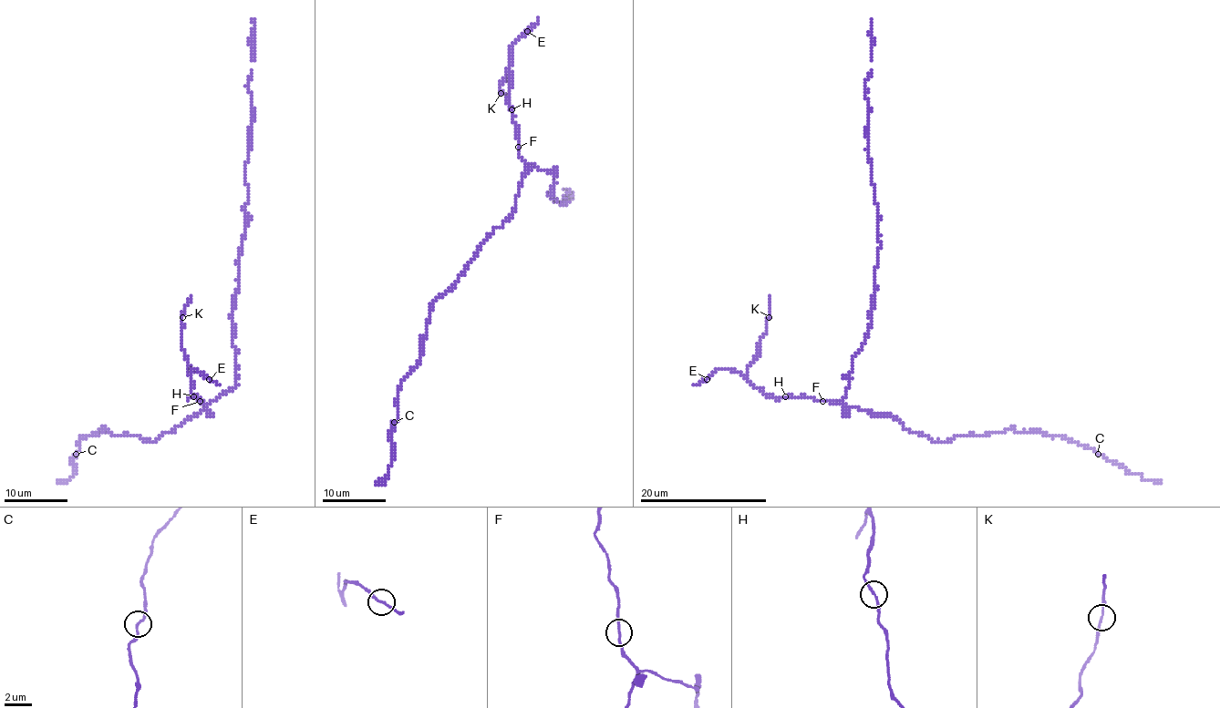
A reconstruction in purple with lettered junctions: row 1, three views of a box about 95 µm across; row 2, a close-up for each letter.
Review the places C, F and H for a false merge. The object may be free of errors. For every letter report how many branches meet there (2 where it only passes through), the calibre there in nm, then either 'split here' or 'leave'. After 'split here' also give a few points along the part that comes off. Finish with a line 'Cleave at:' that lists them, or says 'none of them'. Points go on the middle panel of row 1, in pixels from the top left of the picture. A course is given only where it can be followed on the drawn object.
C: 2 branches meet; 170 nm thick; leave
F: 2 branches meet; 170 nm thick; leave
H: 2 branches meet; 170 nm thick; leave
Cleave at: none of them

